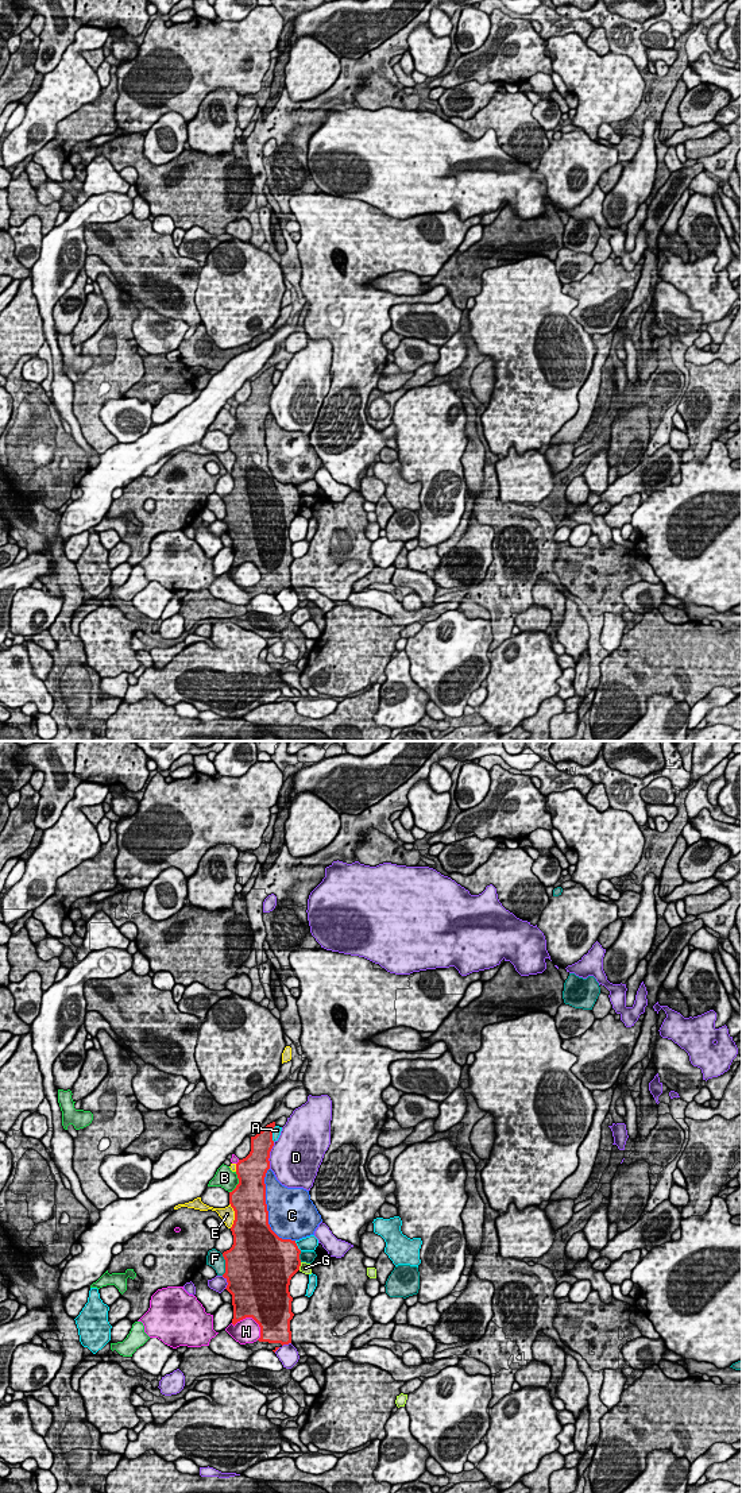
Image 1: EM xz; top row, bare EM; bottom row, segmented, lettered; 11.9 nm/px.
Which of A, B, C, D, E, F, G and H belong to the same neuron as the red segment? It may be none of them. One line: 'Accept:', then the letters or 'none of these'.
Accept: none of these

